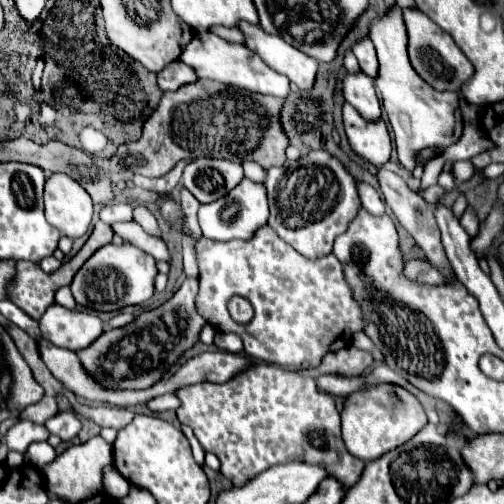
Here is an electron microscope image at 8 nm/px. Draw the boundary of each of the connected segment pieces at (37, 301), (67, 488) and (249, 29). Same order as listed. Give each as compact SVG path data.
M96 221L94 231L92 231L90 239L84 243L84 247L82 247L70 261L64 261L58 271L54 271L54 273L50 273L50 275L44 273L44 271L40 269L40 265L32 263L32 261L18 261L18 263L16 263L16 275L10 279L10 283L8 283L8 287L6 287L8 299L10 299L14 305L18 305L18 307L20 307L26 315L30 315L32 319L40 319L42 313L44 313L44 309L54 301L56 289L60 289L60 287L64 287L64 285L70 285L72 279L74 279L74 273L84 265L84 261L86 261L96 249L100 249L100 247L106 245L106 243L110 243L110 241L112 241L112 235L114 235L114 231L112 231L110 225L106 225L106 223L102 223L102 221Z
M95 436L87 442L68 447L60 457L48 465L42 475L50 493L58 495L60 499L68 499L68 503L82 503L84 499L96 495L102 489L102 467L113 463L113 447L102 437Z
M246 21L238 23L238 29L244 33L246 47L252 49L268 63L274 71L286 75L300 89L310 89L314 85L318 61L306 53L288 45L278 33L268 33L260 25L250 25Z

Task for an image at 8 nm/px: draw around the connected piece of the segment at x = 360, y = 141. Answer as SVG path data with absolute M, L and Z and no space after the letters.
M344 103L344 127L350 147L360 157L376 167L390 159L390 135L382 117L376 123L366 121L350 103Z

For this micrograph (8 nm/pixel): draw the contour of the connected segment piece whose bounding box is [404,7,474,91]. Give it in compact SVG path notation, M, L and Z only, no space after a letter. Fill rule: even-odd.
M418 7L404 9L404 21L408 29L408 57L416 73L438 91L460 91L460 87L474 77L474 69L454 39L432 23Z

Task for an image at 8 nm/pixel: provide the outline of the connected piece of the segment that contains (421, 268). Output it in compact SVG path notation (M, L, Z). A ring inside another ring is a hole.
M426 257L424 259L410 259L406 263L406 271L404 271L408 277L416 279L416 281L424 281L424 283L430 283L430 285L440 285L446 281L446 275L436 269Z

